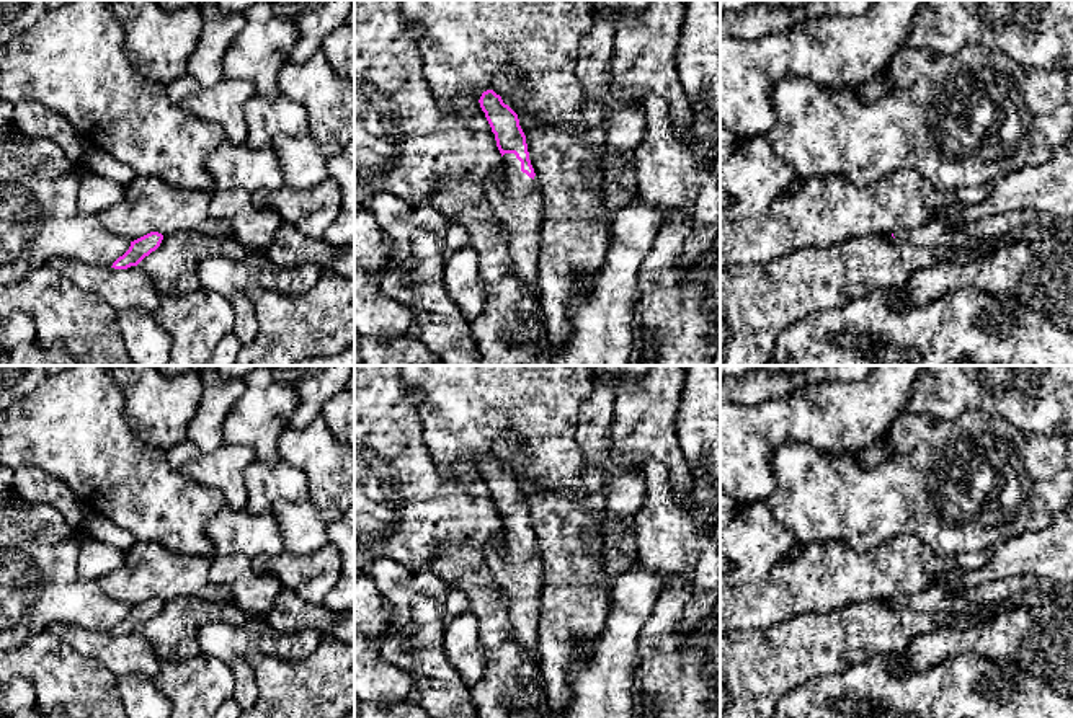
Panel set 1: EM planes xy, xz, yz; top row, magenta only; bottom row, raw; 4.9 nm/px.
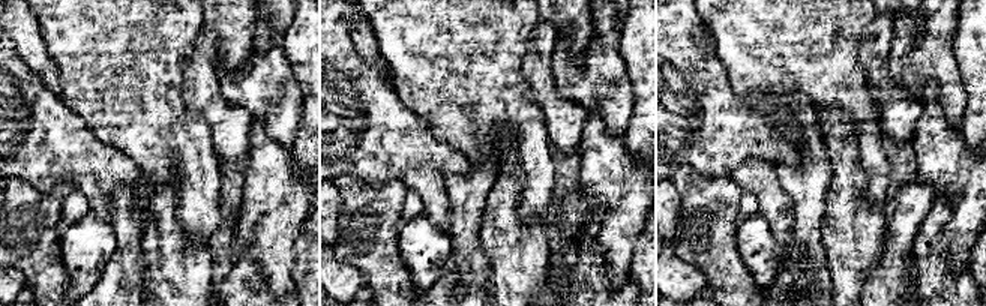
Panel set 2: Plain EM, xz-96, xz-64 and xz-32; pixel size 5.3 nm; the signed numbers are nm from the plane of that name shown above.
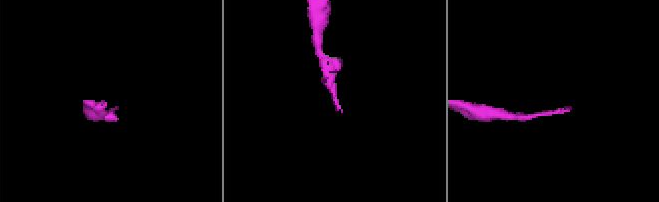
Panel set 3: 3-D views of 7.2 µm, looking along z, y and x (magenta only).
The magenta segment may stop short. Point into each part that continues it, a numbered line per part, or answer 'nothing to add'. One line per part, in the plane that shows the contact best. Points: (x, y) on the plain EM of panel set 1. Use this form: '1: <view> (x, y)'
1: xz (512, 560)

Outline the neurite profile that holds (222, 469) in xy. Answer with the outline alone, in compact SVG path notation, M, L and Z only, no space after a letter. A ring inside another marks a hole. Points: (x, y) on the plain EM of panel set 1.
M186 437L167 450L167 459L175 472L217 488L234 511L245 511L248 494L243 472L256 460L253 449L224 442L212 452L203 452Z

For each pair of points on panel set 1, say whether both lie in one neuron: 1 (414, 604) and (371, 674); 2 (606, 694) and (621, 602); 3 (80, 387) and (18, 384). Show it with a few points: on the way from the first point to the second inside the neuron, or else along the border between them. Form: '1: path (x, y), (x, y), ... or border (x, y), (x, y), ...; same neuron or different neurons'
1: border (376, 638), (381, 655), (414, 678); different neurons
2: path (609, 671), (621, 625); same neuron
3: border (41, 382), (17, 402); different neurons

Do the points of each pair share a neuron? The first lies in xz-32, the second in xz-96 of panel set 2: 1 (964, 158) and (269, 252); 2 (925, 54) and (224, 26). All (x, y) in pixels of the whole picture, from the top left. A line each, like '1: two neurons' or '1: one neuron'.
1: one neuron
2: two neurons

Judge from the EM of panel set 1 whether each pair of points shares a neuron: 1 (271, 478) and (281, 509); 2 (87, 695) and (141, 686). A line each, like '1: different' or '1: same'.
1: different
2: different

